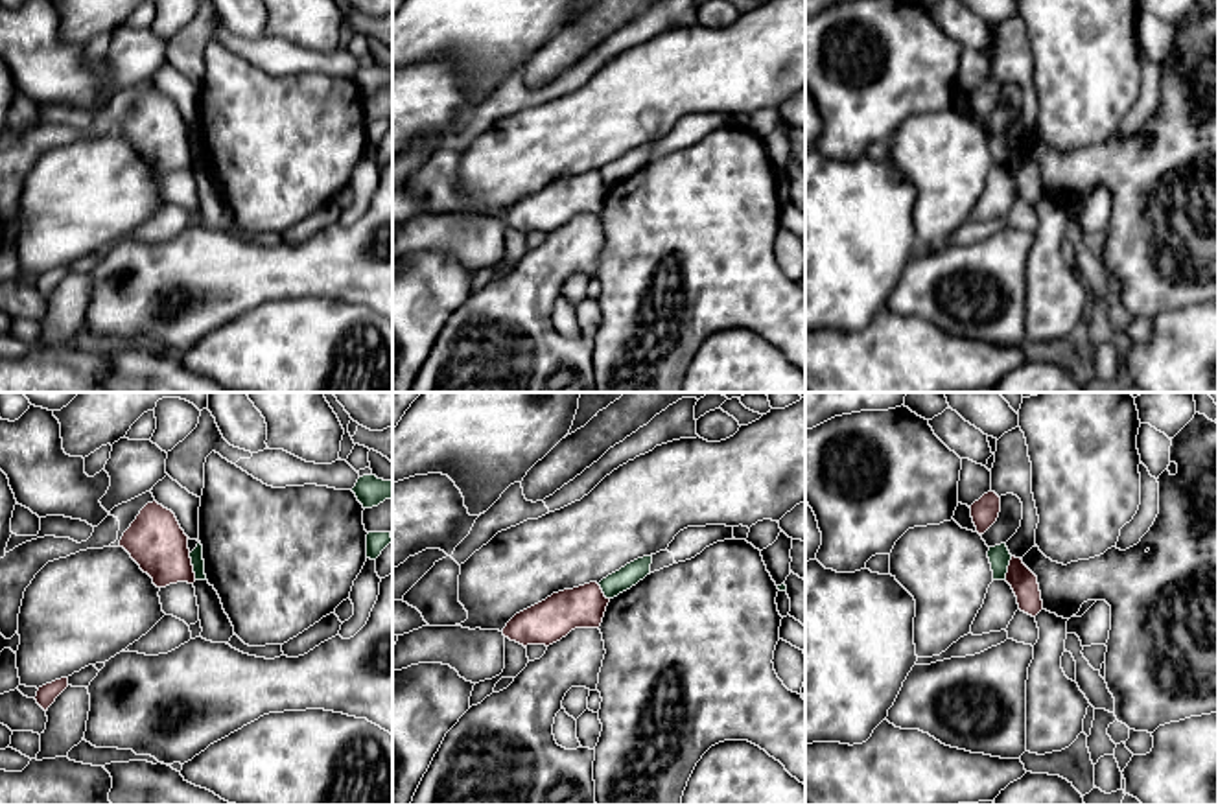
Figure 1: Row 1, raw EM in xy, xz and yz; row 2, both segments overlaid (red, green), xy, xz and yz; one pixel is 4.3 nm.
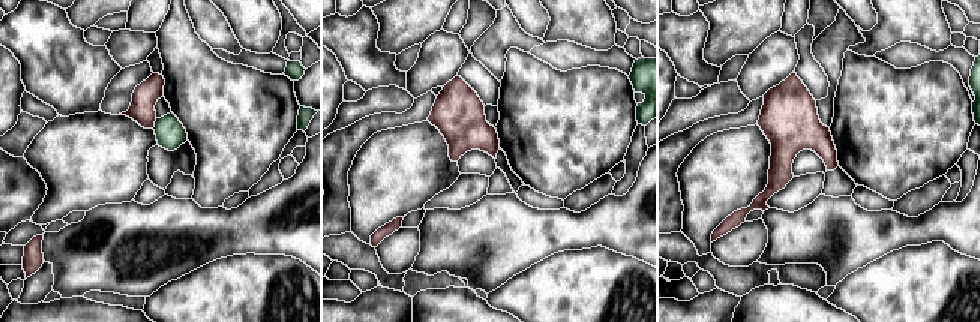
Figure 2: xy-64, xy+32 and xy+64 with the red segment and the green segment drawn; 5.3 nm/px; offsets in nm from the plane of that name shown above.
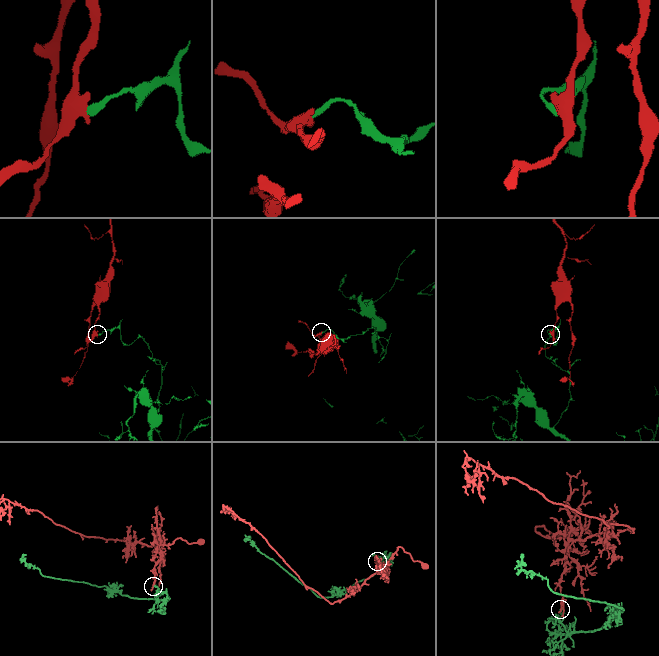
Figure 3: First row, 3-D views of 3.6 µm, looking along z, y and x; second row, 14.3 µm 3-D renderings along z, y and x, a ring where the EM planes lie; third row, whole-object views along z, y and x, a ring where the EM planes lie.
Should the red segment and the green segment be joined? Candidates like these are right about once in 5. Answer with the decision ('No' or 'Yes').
No

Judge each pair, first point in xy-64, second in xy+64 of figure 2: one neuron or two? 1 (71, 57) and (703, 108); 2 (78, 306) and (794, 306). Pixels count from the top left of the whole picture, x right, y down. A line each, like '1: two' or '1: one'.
1: two
2: two

